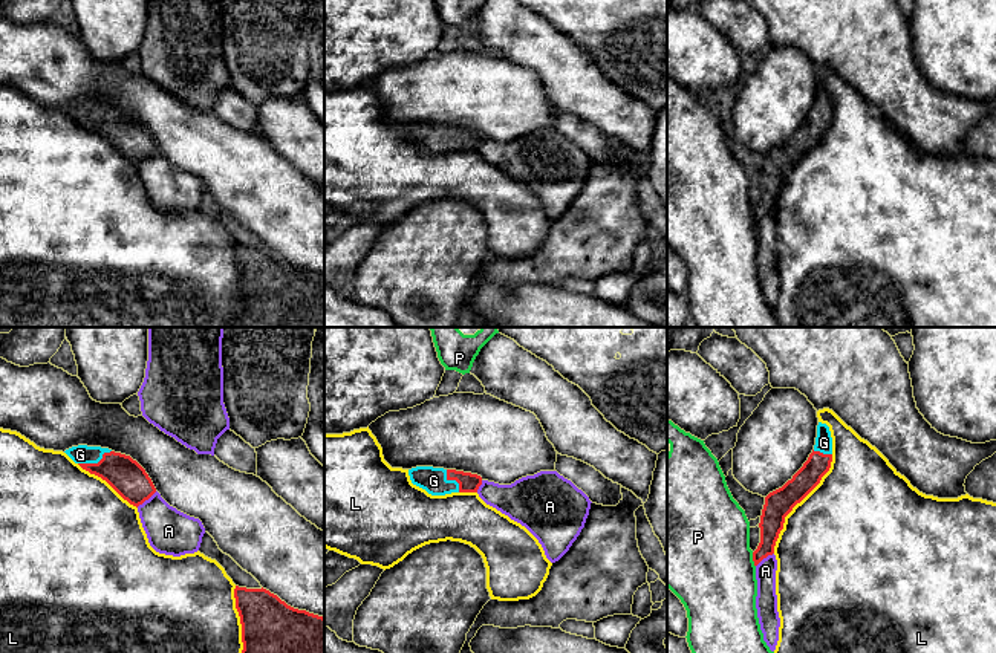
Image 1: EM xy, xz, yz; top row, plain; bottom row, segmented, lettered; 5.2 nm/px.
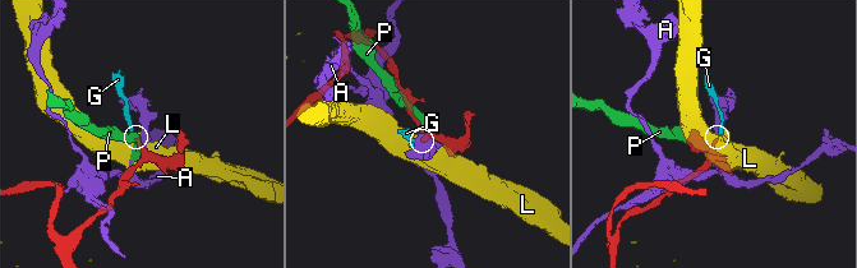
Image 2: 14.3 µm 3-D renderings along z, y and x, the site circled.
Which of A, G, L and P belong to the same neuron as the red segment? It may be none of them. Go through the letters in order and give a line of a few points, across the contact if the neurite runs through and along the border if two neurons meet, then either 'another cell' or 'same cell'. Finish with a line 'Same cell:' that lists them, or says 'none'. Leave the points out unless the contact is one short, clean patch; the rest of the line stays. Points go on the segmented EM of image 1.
A: another cell
G: line xy (126, 476), (106, 464), (95, 464), (80, 454); same cell
L: another cell
P: another cell
Same cell: G

